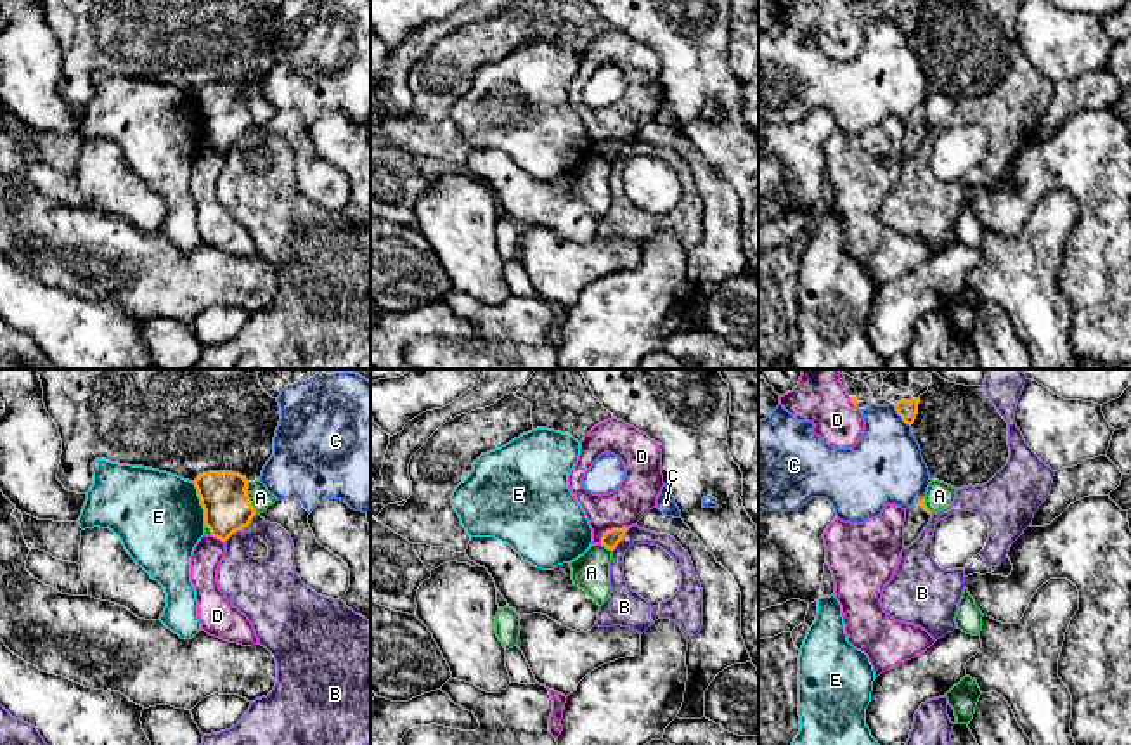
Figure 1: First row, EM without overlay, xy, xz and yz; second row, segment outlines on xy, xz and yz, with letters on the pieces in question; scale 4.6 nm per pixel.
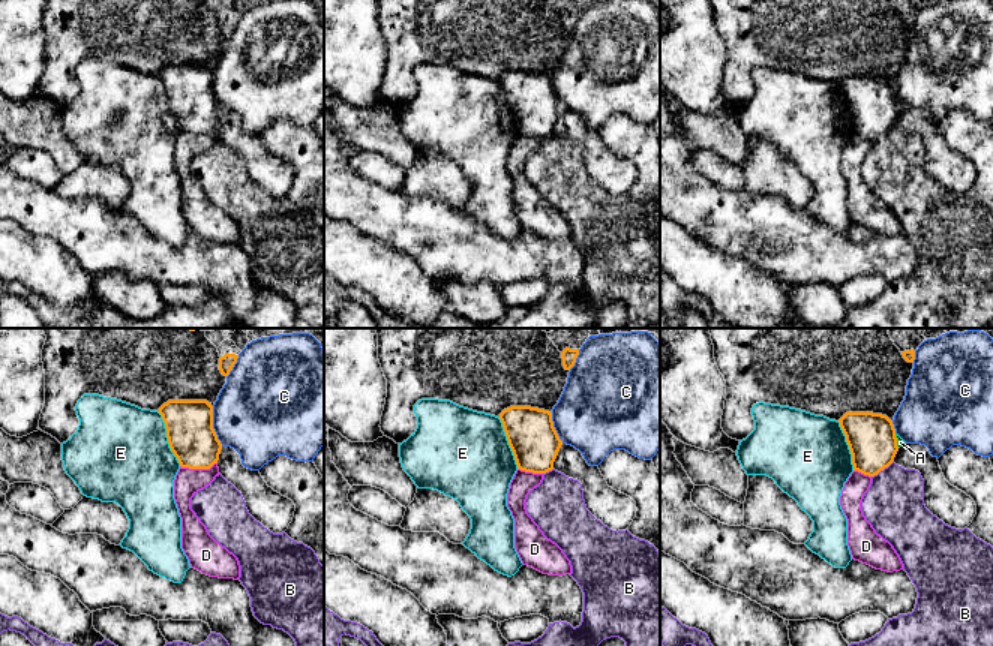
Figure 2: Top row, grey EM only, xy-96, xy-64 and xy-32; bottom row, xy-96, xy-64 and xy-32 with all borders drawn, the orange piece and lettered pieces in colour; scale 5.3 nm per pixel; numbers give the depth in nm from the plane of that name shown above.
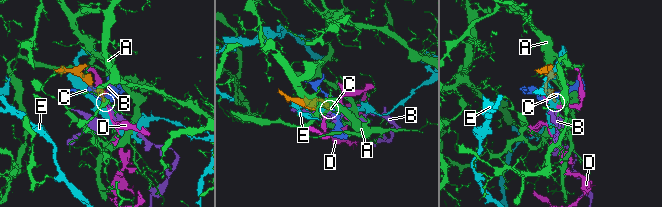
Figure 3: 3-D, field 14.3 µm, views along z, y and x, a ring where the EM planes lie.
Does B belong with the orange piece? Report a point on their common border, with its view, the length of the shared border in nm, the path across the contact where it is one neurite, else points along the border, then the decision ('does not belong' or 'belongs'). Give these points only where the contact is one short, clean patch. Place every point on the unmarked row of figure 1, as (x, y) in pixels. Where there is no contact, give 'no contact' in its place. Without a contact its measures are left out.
contact xy (241, 141); length 200 nm; border xy (257, 125), (224, 153); does not belong

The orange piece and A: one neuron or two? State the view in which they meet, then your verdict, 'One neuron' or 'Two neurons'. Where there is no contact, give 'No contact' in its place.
Touches orange in xy. Two neurons

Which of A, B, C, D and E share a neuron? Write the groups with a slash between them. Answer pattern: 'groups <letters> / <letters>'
groups A / B / C / D / E

